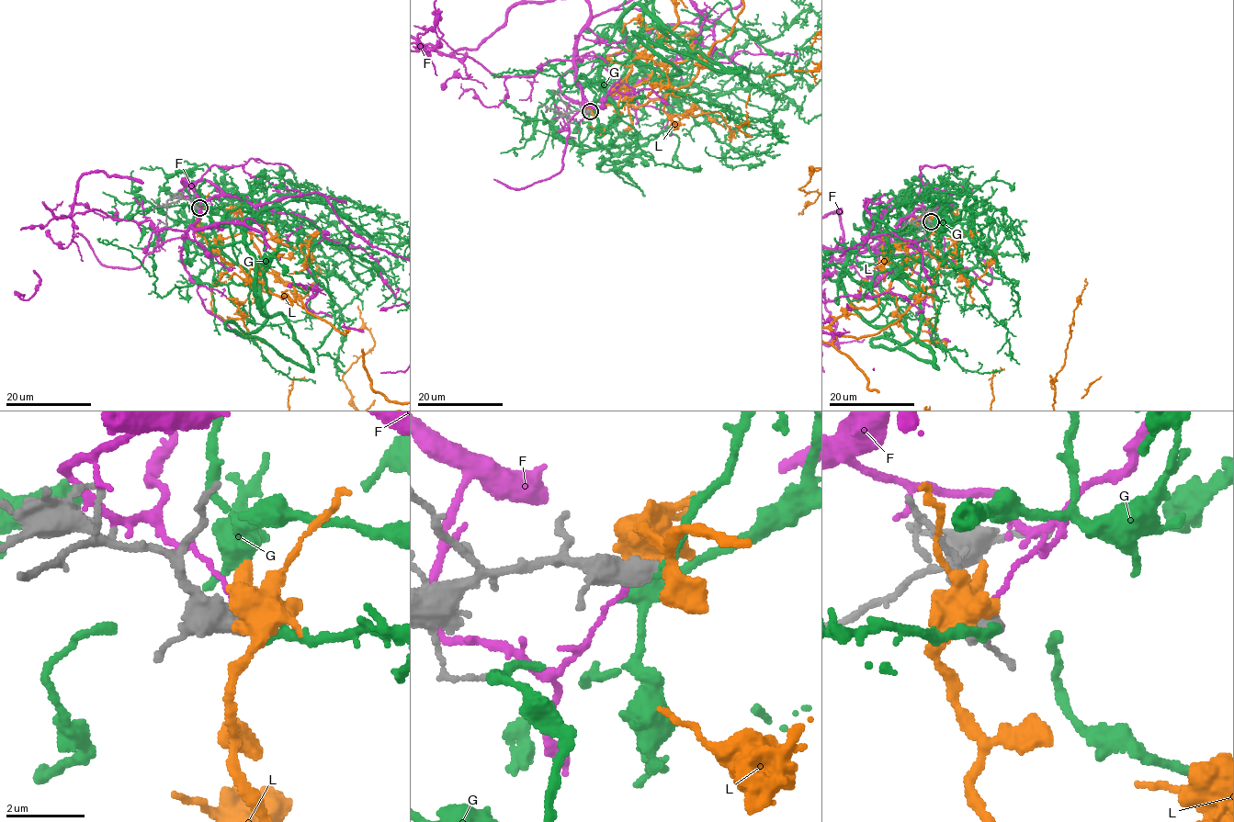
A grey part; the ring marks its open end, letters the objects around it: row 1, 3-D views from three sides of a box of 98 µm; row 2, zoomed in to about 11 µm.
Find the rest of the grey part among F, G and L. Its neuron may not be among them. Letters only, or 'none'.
G

